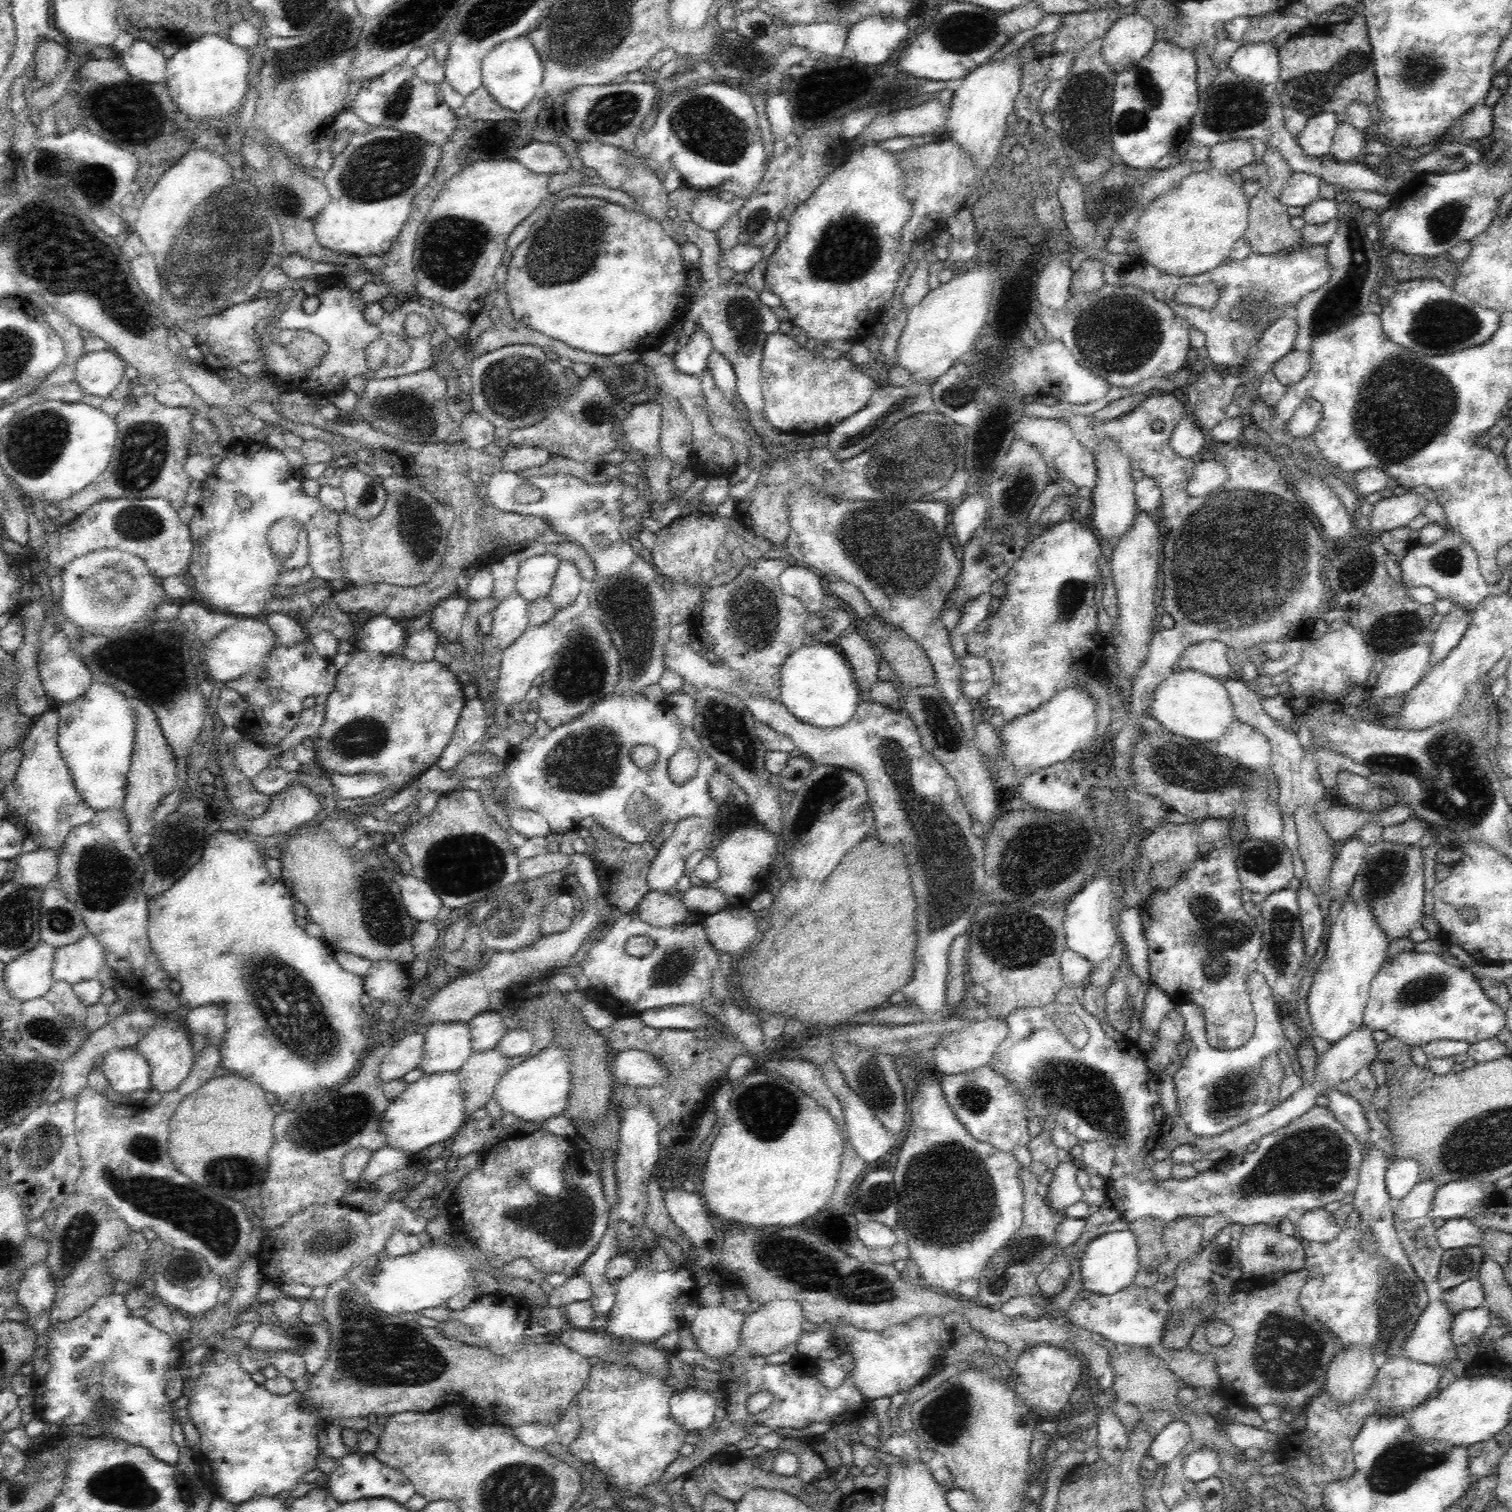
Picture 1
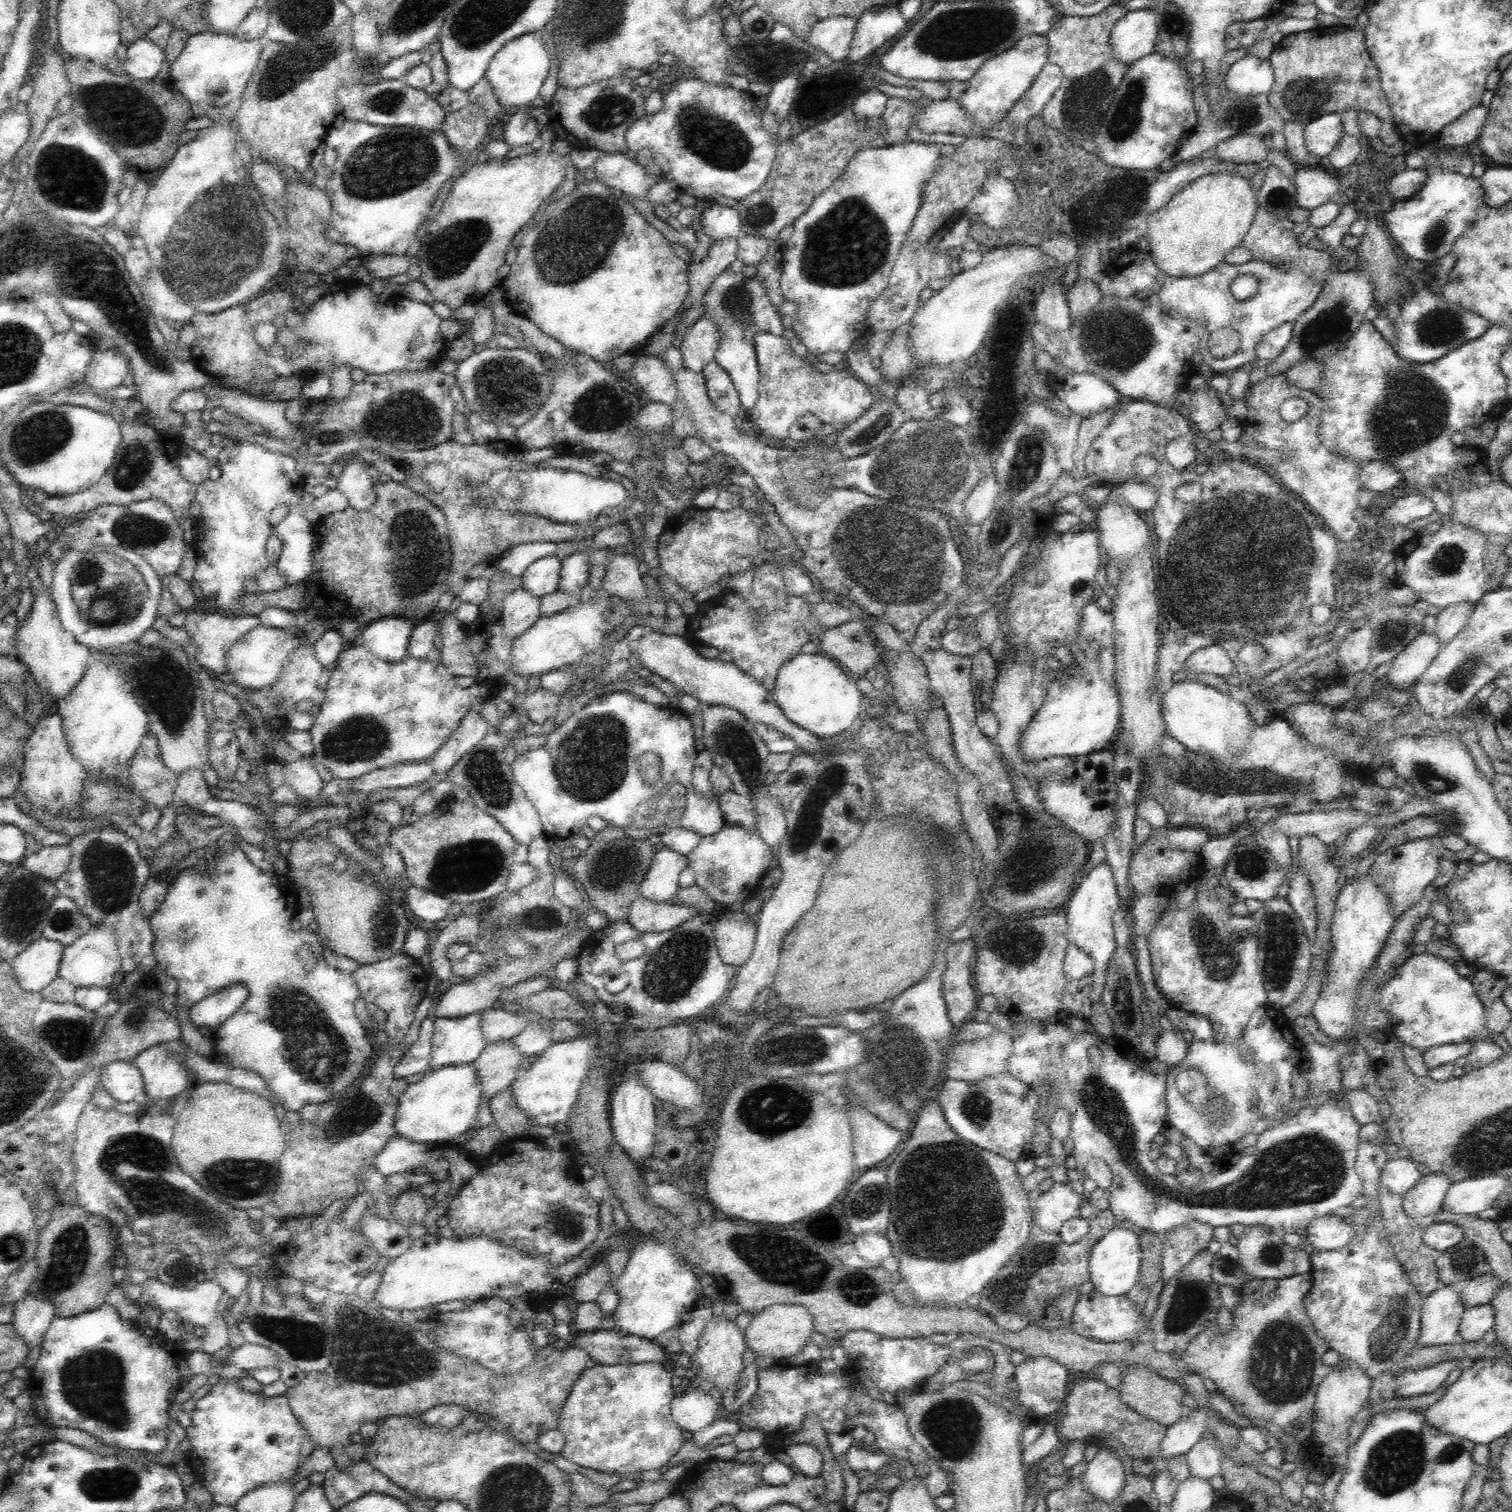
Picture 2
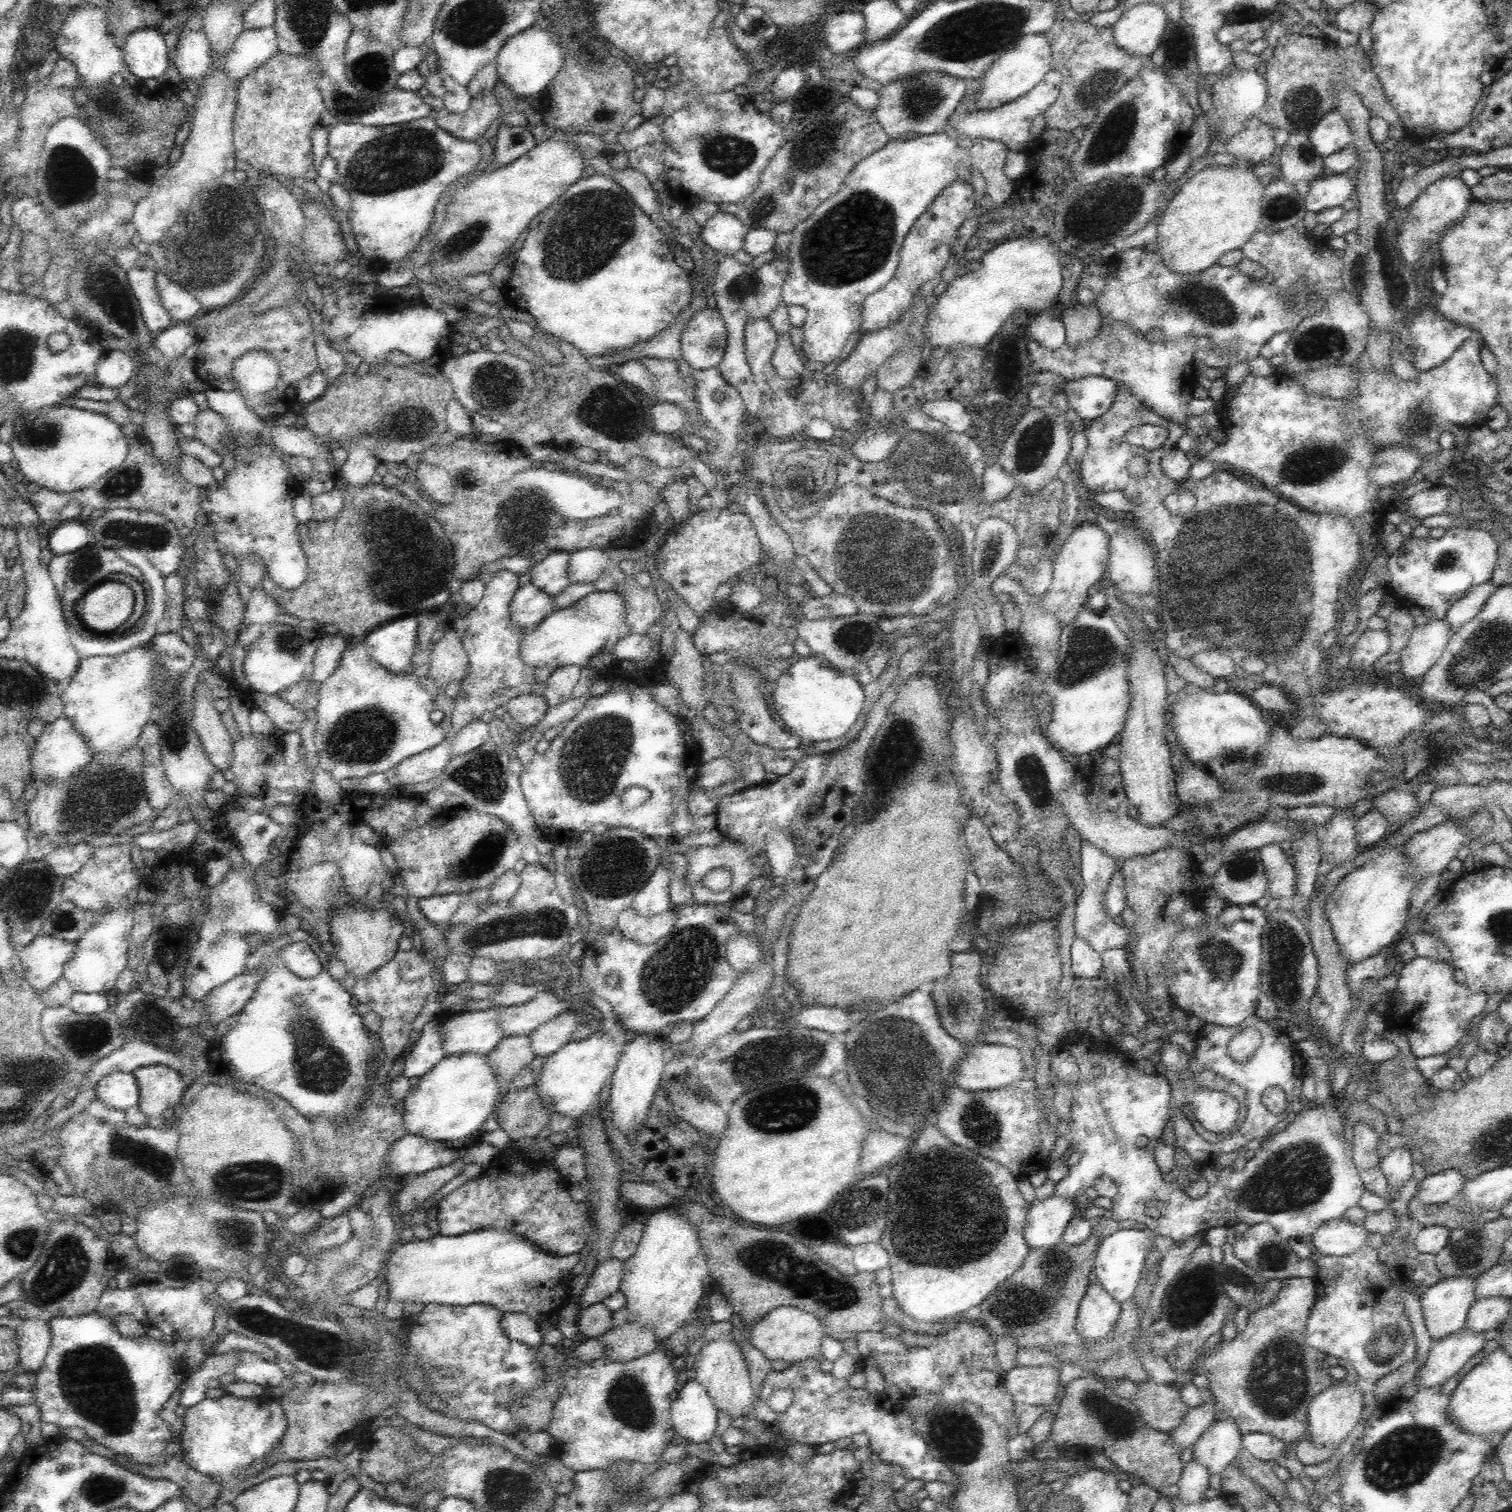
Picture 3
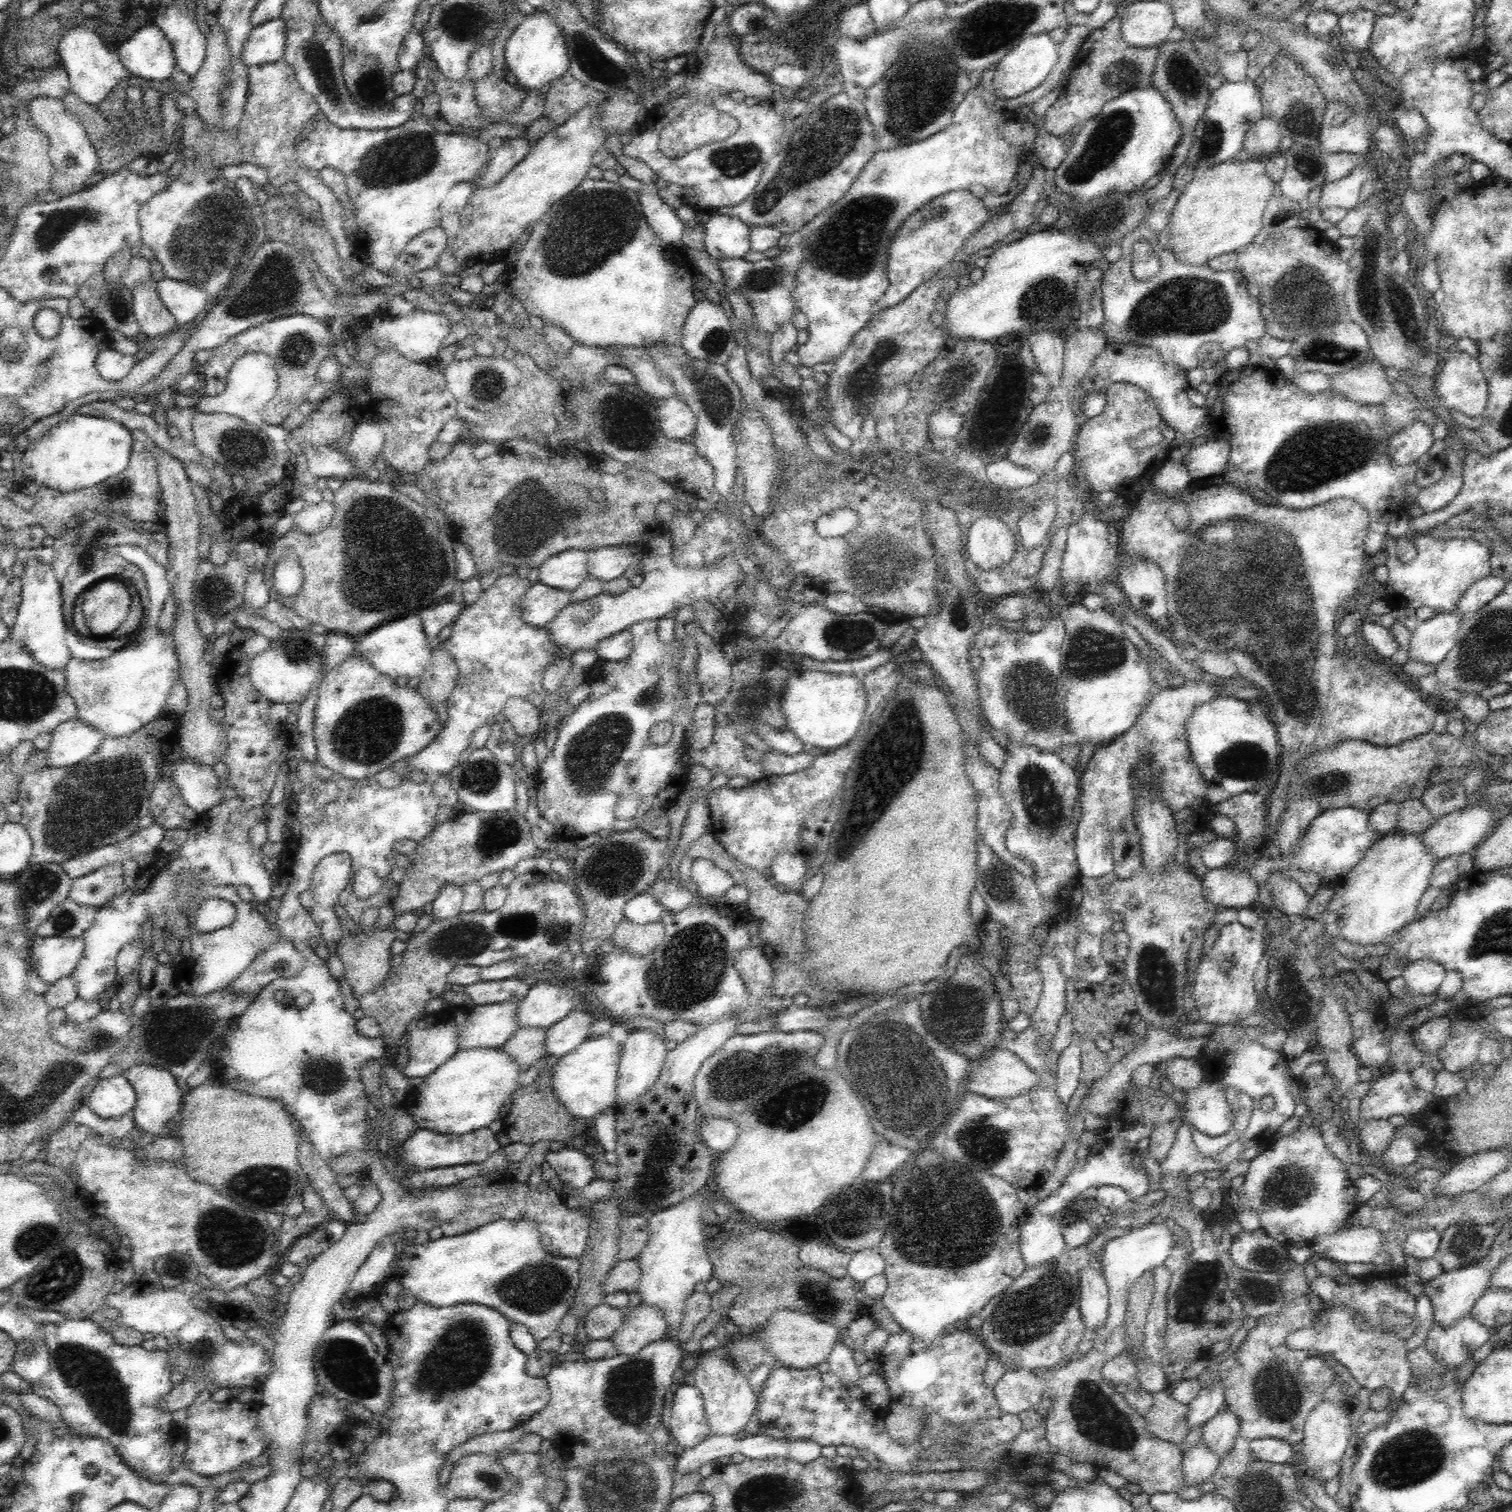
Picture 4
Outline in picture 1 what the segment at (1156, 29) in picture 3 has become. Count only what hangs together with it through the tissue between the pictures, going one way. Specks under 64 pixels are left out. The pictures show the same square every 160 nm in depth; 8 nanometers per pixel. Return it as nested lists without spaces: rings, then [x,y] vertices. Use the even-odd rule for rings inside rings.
[[[1126,10],[1106,32],[1101,46],[1104,63],[1115,73],[1134,66],[1156,42],[1156,27],[1148,18]]]

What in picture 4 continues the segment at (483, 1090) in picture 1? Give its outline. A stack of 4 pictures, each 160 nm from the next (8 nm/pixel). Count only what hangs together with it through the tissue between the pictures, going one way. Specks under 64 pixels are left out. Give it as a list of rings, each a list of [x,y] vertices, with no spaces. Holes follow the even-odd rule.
[[[518,1027],[518,1030],[504,1042],[501,1049],[511,1056],[517,1068],[535,1069],[540,1064],[541,1058],[547,1056],[544,1040],[546,1040],[545,1028]]]

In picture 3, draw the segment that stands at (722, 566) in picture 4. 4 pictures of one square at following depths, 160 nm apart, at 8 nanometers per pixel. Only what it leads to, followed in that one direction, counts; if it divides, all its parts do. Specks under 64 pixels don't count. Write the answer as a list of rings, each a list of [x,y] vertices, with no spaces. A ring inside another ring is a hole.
[[[593,591],[574,602],[573,606],[556,609],[536,628],[526,632],[520,640],[520,657],[525,664],[542,667],[580,666],[602,668],[614,662],[614,648],[618,644],[619,630],[626,621],[626,603],[616,591]]]

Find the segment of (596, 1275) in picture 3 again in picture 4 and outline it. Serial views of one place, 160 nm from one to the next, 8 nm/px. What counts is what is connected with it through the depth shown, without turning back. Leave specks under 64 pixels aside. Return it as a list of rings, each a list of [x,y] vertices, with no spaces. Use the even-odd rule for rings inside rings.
[[[636,1259],[619,1260],[600,1284],[600,1287],[602,1287],[601,1298],[604,1298],[607,1294],[614,1294],[614,1292],[630,1293],[636,1291],[640,1274],[640,1265]]]

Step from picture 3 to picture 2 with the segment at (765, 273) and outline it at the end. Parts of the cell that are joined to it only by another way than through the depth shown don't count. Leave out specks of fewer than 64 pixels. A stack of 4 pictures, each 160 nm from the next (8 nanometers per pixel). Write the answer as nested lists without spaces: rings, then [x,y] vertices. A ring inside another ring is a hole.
[[[729,268],[714,278],[714,282],[704,294],[702,317],[710,319],[718,328],[720,340],[715,352],[715,361],[730,375],[739,393],[742,411],[750,410],[759,398],[759,364],[755,349],[755,336],[759,332],[782,335],[781,314],[771,303],[766,287],[758,277],[745,277]]]

